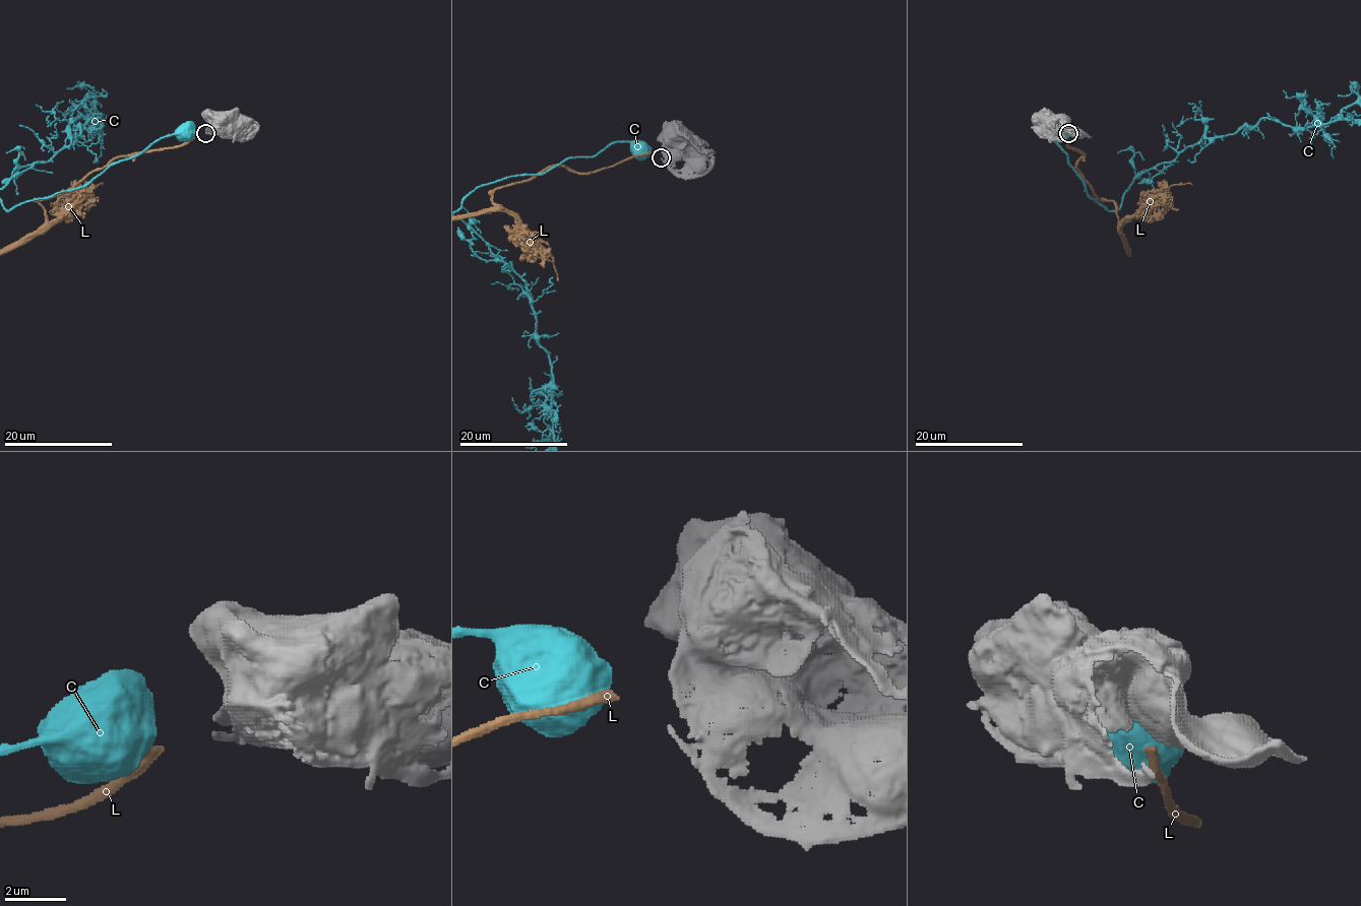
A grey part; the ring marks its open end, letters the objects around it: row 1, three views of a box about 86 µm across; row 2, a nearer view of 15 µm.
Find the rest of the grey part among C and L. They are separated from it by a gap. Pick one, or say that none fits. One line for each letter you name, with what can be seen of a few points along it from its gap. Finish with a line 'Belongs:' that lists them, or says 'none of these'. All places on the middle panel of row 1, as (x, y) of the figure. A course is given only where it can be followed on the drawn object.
Belongs: L

